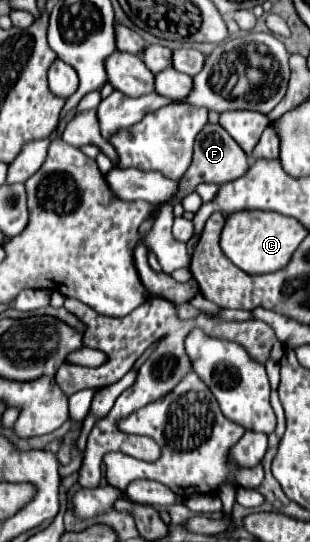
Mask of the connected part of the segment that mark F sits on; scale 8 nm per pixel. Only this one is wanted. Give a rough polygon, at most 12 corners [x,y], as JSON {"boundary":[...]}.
{"boundary":[[206,123],[180,181],[180,203],[200,183],[228,183],[248,171],[248,155]]}

